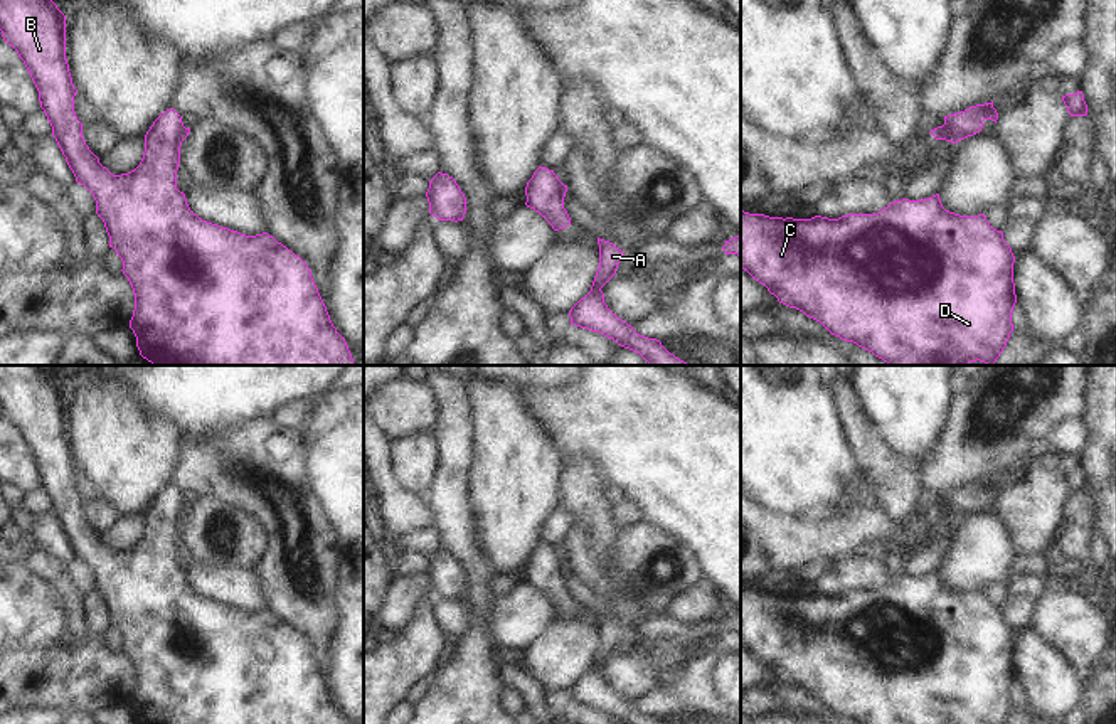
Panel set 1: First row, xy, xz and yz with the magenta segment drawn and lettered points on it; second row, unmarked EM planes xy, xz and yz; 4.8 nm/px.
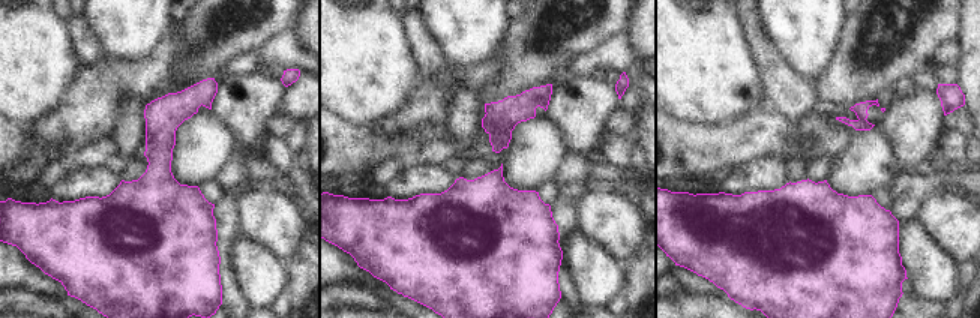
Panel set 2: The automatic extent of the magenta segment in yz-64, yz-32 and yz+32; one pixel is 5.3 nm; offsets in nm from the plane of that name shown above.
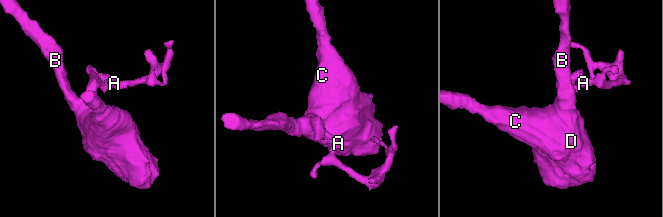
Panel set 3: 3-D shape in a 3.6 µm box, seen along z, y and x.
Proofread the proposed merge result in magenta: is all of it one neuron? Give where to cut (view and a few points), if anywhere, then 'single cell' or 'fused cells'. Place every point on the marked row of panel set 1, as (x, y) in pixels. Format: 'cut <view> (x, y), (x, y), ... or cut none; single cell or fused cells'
cut yz (941, 127), (967, 137); fused cells

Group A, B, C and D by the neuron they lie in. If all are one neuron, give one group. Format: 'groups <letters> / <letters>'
groups A / B C D

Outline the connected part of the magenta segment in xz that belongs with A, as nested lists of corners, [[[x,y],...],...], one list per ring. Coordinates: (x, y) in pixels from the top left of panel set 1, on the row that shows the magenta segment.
[[[598,237],[598,244],[599,268],[591,291],[571,308],[571,325],[613,338],[618,345],[640,354],[650,365],[688,365],[670,354],[660,340],[636,333],[631,325],[608,308],[601,288],[616,274],[618,264],[626,256],[609,241]]]

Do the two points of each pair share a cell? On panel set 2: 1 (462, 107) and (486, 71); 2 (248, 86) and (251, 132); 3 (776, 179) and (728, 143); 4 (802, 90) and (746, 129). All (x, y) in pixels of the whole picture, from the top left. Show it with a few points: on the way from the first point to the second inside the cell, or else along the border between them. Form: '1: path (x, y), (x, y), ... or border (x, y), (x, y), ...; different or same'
1: border (455, 68), (459, 78), (479, 93); different
2: path (249, 98), (249, 120); same
3: border (785, 161), (754, 159), (731, 168); different
4: border (769, 105), (793, 119), (802, 119), (811, 110); different

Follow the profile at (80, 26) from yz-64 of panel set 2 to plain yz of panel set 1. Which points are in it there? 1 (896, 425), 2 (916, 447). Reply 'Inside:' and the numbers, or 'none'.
Inside: none

